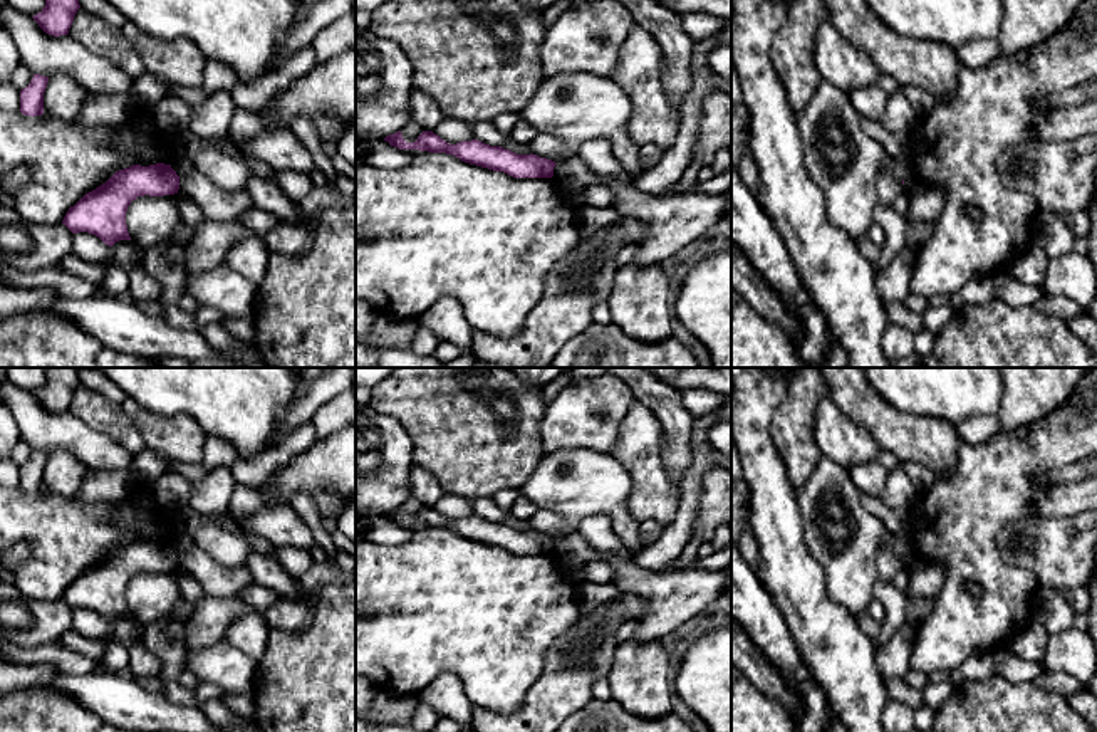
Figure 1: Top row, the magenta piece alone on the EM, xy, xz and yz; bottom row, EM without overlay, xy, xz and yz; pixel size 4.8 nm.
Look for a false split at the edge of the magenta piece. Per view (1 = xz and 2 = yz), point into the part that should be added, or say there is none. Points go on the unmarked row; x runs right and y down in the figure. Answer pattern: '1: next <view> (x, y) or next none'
1: next none
2: next none

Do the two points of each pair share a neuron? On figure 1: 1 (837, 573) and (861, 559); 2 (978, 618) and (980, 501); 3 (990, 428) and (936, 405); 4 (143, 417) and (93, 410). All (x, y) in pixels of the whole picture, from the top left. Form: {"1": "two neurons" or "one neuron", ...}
{"1": "one neuron", "2": "one neuron", "3": "two neurons", "4": "two neurons"}

